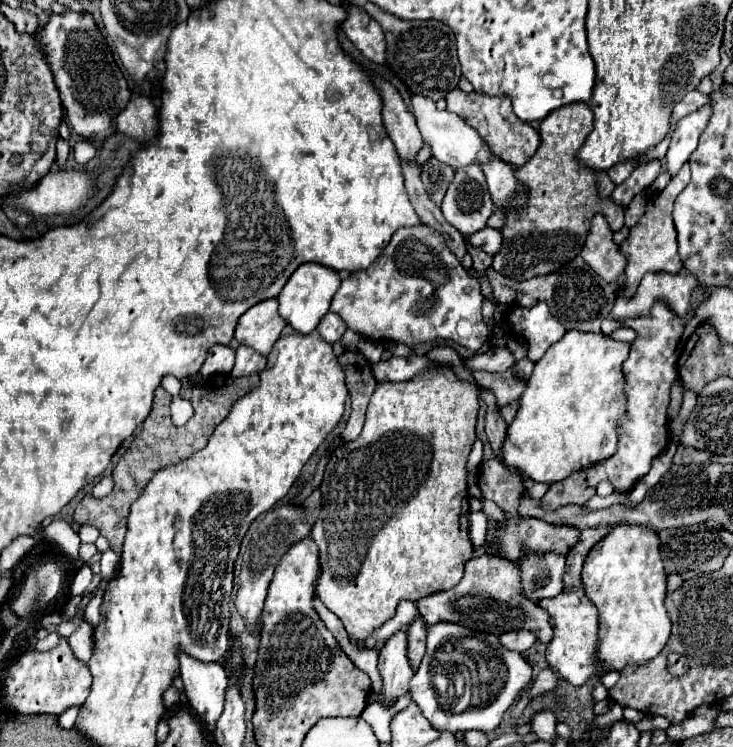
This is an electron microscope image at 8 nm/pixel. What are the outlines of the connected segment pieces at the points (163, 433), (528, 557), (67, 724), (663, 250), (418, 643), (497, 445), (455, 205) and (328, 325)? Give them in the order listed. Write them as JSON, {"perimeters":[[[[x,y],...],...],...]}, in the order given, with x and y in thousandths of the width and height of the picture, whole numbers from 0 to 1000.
{"perimeters":[[[[296,501],[296,509],[293,506],[282,506],[282,511],[274,511],[274,517],[271,514],[252,514],[247,519],[244,530],[263,541],[263,557],[258,560],[258,565],[252,570],[239,570],[233,565],[231,544],[233,544],[236,530],[222,517],[217,517],[211,522],[209,552],[195,565],[192,578],[184,584],[184,589],[179,592],[176,602],[165,610],[165,616],[160,618],[160,624],[157,624],[157,629],[151,635],[154,637],[154,648],[157,648],[151,661],[143,664],[143,667],[135,667],[135,669],[127,667],[127,664],[113,667],[102,680],[100,696],[105,701],[130,704],[138,712],[138,718],[143,718],[149,723],[151,736],[165,742],[168,720],[171,720],[171,710],[173,710],[176,680],[192,664],[195,653],[211,637],[211,632],[217,632],[217,629],[222,629],[222,627],[228,627],[233,621],[241,621],[247,616],[255,616],[258,610],[263,610],[274,600],[280,600],[282,589],[288,586],[288,581],[293,576],[293,570],[302,568],[310,560],[315,544],[329,530],[334,530],[334,525],[340,525],[340,522],[345,522],[351,517],[353,517],[353,501],[329,503],[329,506],[321,506],[315,501]]],[[[716,736],[708,752],[711,763],[711,793],[733,806],[738,801],[754,801],[768,790],[768,760],[771,744],[733,742]]],[[[94,948],[86,959],[80,959],[80,961],[78,961],[80,972],[83,972],[83,975],[89,975],[89,977],[97,977],[97,975],[100,975],[100,969],[102,969],[105,956],[108,956],[108,948]]],[[[935,220],[924,230],[924,236],[910,246],[910,252],[888,268],[891,276],[883,276],[880,289],[872,295],[869,303],[861,305],[858,316],[844,329],[844,335],[855,345],[850,372],[847,372],[847,378],[842,378],[842,386],[847,386],[850,396],[855,396],[855,399],[866,396],[869,383],[872,383],[872,378],[877,375],[877,369],[883,364],[913,364],[913,367],[926,367],[929,364],[932,353],[929,353],[929,345],[924,340],[924,311],[921,311],[921,303],[918,303],[915,284],[918,284],[921,265],[935,254],[937,246],[940,246],[940,222]]],[[[569,827],[555,843],[555,881],[563,897],[572,894],[577,878],[580,878],[580,833]]],[[[670,522],[656,525],[656,535],[664,541],[664,554],[662,554],[662,578],[670,592],[670,600],[678,610],[683,610],[683,597],[689,592],[689,578],[692,578],[692,565],[683,560],[678,549],[678,535]]],[[[651,217],[621,230],[602,281],[607,295],[634,316],[662,305],[664,292],[673,286],[673,268]]],[[[446,418],[446,420],[438,426],[432,442],[435,442],[435,447],[441,450],[441,455],[446,455],[446,458],[454,461],[454,458],[465,455],[465,450],[468,450],[471,442],[473,442],[473,434],[471,434],[471,428],[468,428],[462,420]]]]}

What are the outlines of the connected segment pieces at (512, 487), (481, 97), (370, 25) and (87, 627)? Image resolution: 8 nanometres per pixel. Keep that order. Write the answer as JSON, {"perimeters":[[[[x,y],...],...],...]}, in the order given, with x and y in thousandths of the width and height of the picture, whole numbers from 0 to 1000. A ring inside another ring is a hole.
{"perimeters":[[[[670,610],[667,616],[659,616],[651,629],[651,648],[664,669],[673,669],[686,685],[705,693],[708,667],[714,661],[714,640],[694,629],[683,613]]],[[[621,118],[607,129],[610,147],[629,155],[643,171],[651,174],[651,179],[659,185],[659,190],[667,195],[670,206],[681,214],[708,225],[714,222],[735,198],[735,179],[724,166],[708,161],[697,145],[697,134],[692,129],[664,129],[664,126],[634,126],[632,120]]],[[[479,8],[473,27],[468,29],[468,43],[492,67],[498,78],[512,86],[528,86],[525,78],[525,48],[512,27],[506,27],[492,11]]],[[[111,833],[108,841],[94,851],[94,862],[97,862],[102,878],[108,878],[108,884],[121,886],[124,862],[127,862],[127,838],[121,833]]]]}

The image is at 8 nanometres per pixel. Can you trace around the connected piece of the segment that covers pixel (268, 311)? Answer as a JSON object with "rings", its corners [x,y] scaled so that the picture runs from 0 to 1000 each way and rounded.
{"rings":[[[370,399],[359,407],[348,407],[326,426],[321,439],[321,455],[364,477],[375,455],[383,450],[386,439],[389,428],[378,418],[378,399]]]}

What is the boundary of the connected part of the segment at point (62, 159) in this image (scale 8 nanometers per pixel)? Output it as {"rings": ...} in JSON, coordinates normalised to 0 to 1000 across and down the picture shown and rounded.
{"rings":[[[80,185],[80,187],[78,187],[78,220],[80,220],[83,225],[91,220],[91,209],[94,209],[94,203],[97,203],[94,190],[86,187],[86,185]]]}

